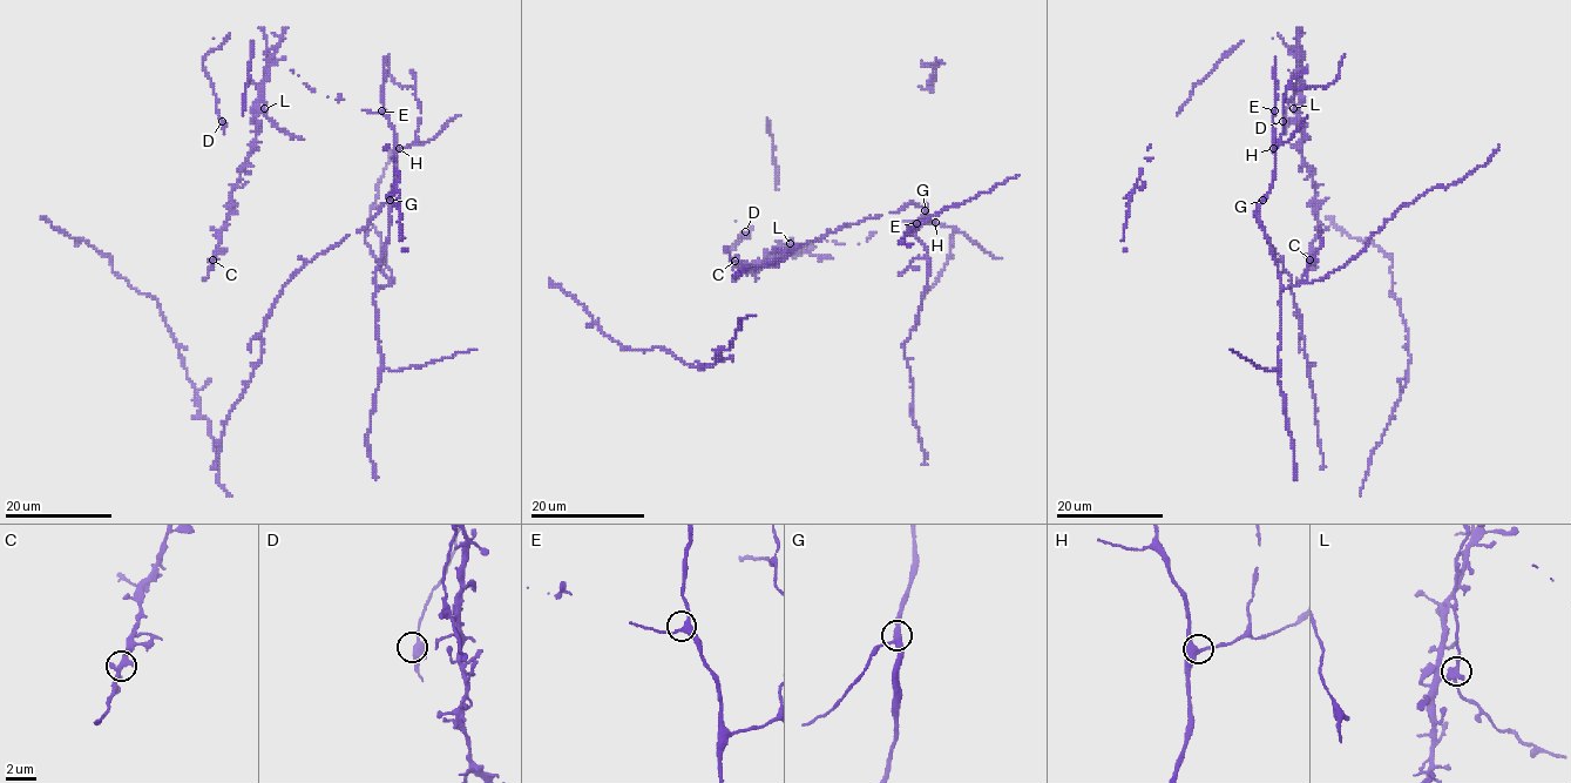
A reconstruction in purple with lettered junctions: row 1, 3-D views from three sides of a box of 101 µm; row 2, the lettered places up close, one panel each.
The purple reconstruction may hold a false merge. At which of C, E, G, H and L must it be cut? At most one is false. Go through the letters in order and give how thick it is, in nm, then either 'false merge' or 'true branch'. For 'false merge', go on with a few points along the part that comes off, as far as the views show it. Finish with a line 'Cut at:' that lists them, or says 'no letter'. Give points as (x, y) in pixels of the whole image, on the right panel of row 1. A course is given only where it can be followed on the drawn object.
C: 300 nm | true branch
E: 300 nm | true branch
G: 300 nm | true branch
H: 360 nm | true branch
L: 280 nm | false merge
Cut at: L

